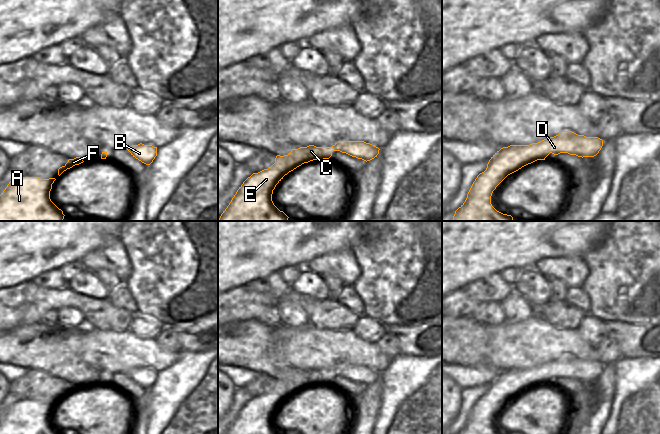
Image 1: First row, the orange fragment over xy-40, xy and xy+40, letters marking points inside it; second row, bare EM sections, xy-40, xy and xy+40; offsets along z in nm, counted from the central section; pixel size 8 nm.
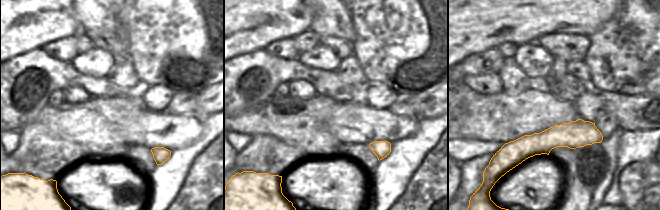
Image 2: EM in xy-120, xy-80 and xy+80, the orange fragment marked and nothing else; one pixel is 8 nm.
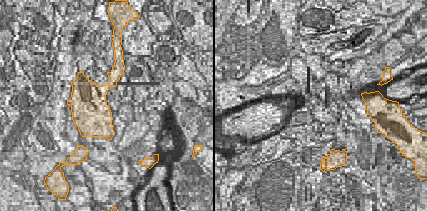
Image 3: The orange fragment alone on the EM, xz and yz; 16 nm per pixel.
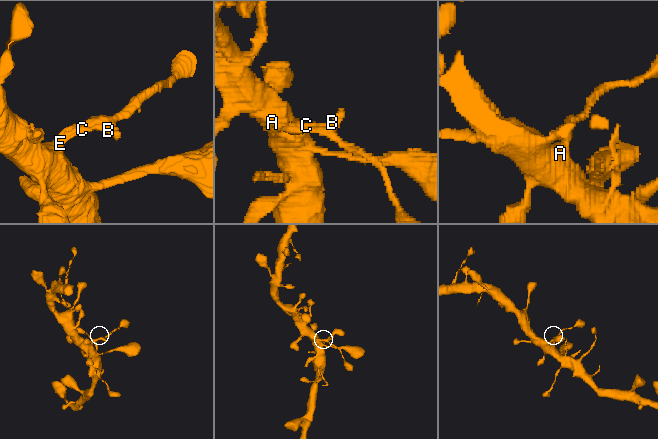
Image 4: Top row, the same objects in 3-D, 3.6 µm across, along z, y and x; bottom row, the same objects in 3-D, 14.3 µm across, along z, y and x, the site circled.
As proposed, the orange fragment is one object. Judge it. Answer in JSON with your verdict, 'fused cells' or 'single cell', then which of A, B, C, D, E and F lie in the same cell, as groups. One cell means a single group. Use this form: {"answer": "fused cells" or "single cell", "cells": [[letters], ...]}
{"answer": "fused cells", "cells": [["A", "E"], ["B", "C", "D", "F"]]}

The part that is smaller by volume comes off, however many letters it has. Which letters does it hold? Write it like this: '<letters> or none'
B, C, D, F

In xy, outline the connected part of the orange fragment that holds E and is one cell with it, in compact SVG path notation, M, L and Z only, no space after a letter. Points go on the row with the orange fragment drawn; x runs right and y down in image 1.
M274 163L268 169L253 173L239 187L219 221L288 221L288 216L280 211L272 201L273 190L285 174Z

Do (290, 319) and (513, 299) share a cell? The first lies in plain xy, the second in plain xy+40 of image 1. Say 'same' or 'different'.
same

